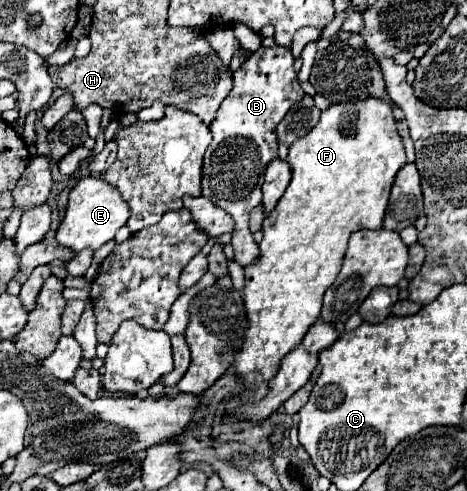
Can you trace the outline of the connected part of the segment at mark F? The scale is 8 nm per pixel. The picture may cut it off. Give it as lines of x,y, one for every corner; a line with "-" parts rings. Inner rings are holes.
368,98
356,104
334,104
322,112
316,128
290,146
288,164
292,168
292,180
276,208
264,218
264,238
258,244
260,256
244,268
242,294
248,328
244,330
242,348
236,352
232,362
234,374
242,386
238,394
242,404
264,398
268,382
278,372
280,360
298,346
306,330
320,316
322,296
340,272
350,234
360,228
382,228
390,188
396,172
406,164
406,154
394,128
392,108
384,100

